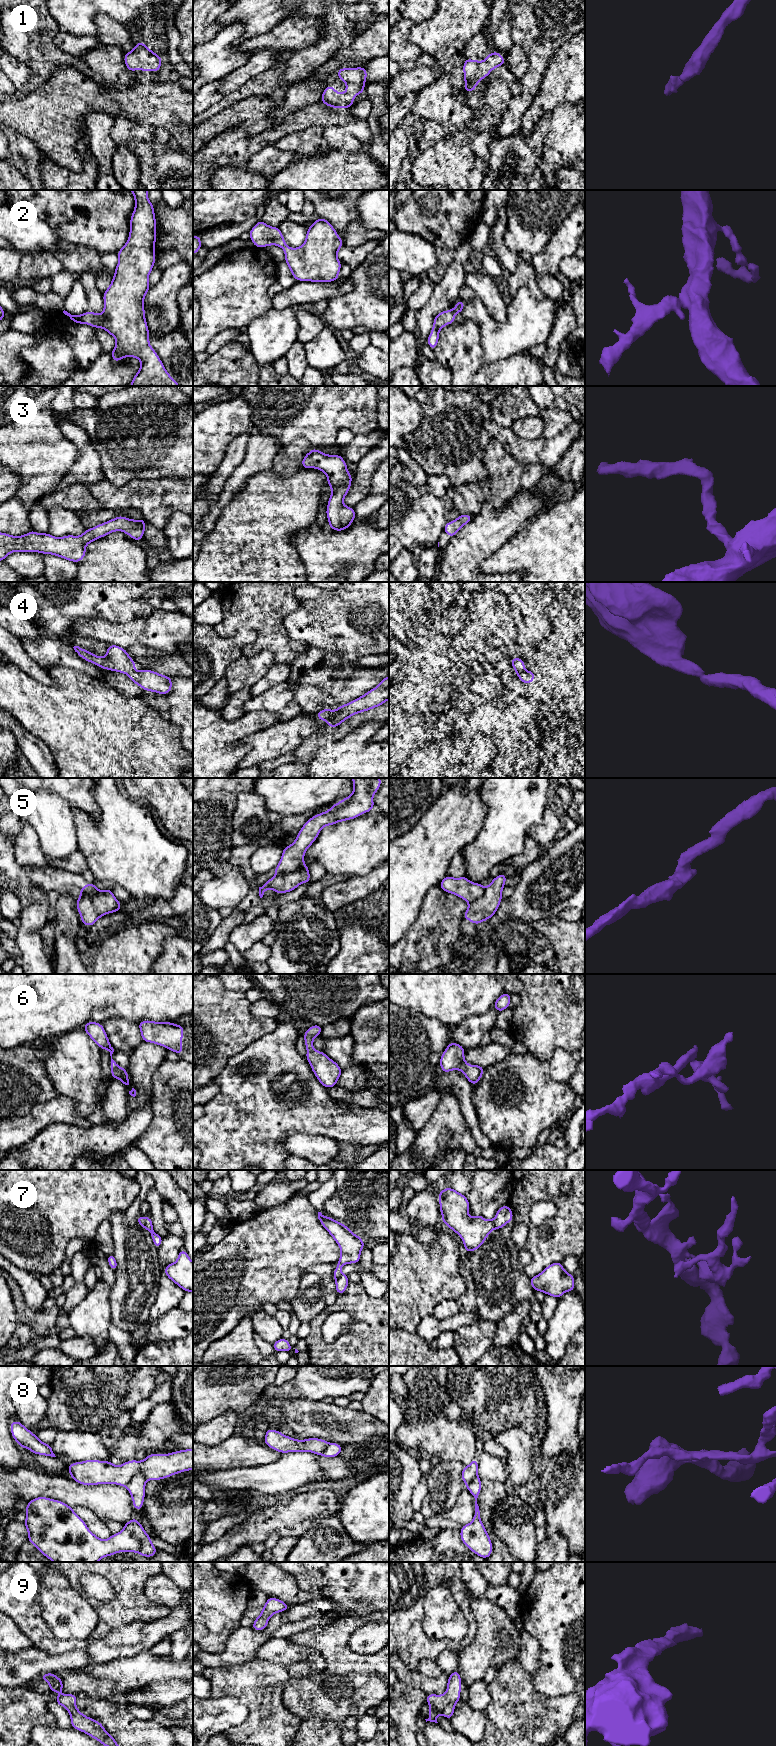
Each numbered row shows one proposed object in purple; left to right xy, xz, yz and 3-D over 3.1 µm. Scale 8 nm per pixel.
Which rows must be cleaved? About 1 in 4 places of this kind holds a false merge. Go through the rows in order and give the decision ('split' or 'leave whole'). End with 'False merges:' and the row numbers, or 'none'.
1: leave whole
2: leave whole
3: leave whole
4: split
5: split
6: leave whole
7: split
8: split
9: leave whole
False merges: 4, 5, 7, 8

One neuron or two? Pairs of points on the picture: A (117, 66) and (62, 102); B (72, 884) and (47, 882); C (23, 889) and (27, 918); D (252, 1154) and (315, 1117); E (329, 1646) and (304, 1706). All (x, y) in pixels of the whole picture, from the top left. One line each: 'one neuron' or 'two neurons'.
A: two neurons
B: one neuron
C: two neurons
D: one neuron
E: one neuron

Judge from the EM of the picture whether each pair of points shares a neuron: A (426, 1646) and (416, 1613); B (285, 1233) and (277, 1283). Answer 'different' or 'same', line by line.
A: same
B: same

